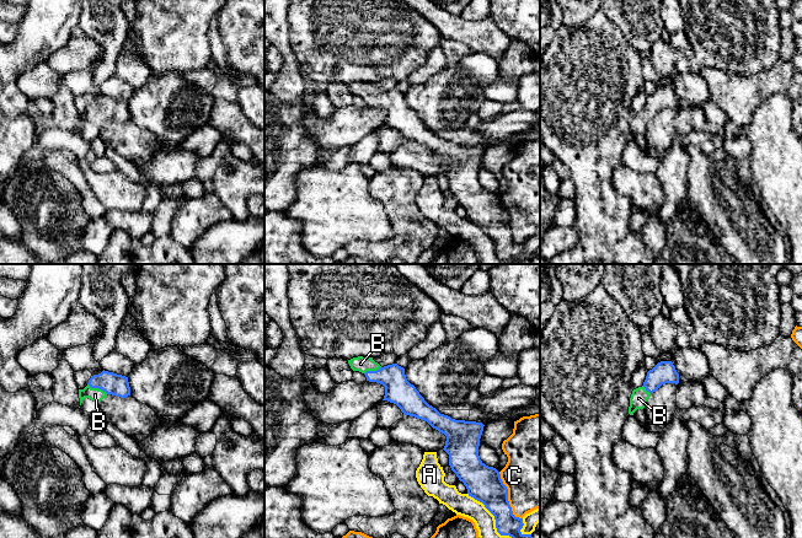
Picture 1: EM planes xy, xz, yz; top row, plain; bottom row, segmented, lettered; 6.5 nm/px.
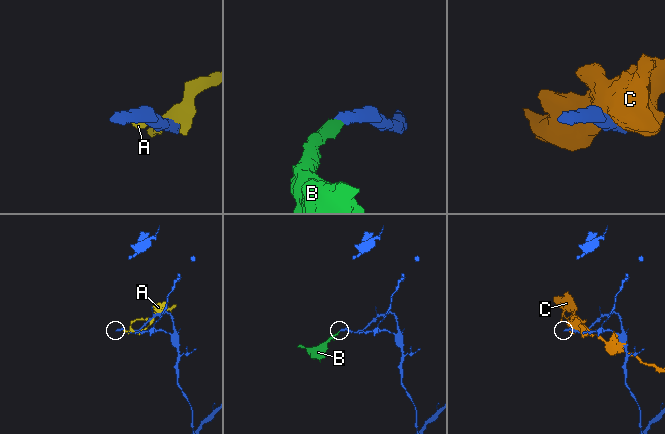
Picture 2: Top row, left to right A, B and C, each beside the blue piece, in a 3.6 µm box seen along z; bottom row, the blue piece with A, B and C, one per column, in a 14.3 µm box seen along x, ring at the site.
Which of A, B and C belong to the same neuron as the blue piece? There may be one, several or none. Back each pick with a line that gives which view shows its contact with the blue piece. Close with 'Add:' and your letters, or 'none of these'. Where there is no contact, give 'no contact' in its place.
B: xy
Add: B

